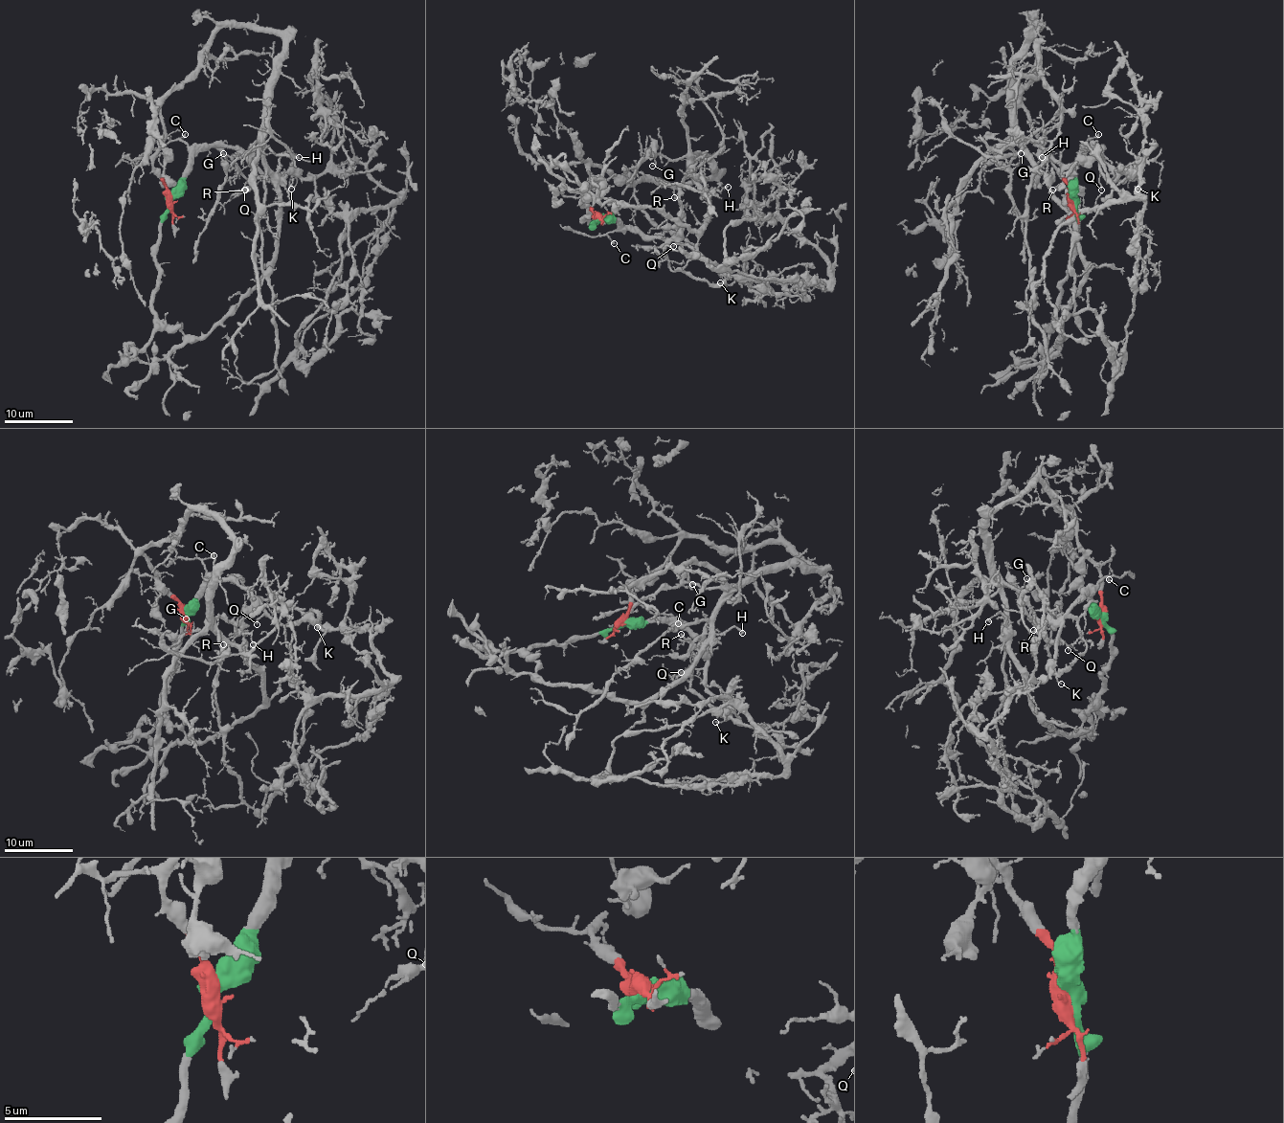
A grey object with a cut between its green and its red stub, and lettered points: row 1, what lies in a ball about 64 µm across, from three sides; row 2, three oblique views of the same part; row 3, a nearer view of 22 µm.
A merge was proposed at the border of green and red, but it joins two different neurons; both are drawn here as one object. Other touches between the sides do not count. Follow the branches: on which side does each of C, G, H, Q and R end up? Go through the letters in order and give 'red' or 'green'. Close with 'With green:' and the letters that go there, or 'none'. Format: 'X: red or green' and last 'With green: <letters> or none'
C: green
G: red
H: red
Q: green
R: red
With green: C, Q

